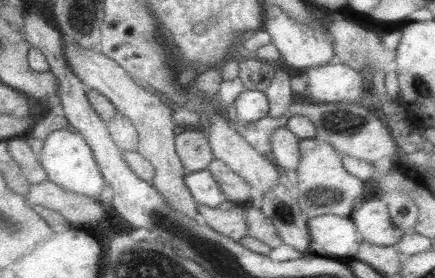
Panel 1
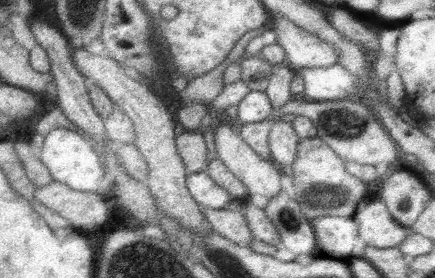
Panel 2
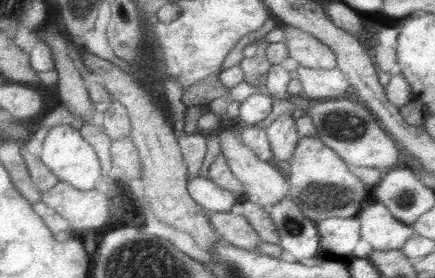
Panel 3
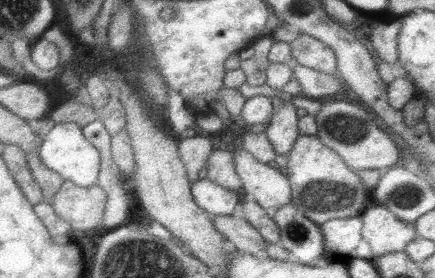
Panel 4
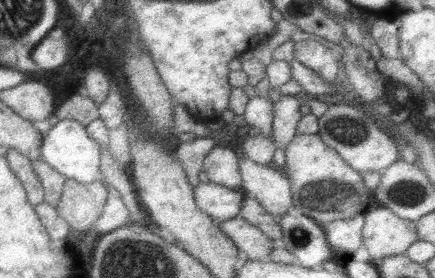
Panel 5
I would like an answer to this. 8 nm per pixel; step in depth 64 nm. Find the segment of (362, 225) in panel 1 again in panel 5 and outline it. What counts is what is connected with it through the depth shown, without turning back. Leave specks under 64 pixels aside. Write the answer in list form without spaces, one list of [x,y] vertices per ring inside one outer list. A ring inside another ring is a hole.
[[[373,208],[365,214],[361,232],[371,258],[389,258],[405,254],[419,240],[415,222],[403,220],[389,208]]]

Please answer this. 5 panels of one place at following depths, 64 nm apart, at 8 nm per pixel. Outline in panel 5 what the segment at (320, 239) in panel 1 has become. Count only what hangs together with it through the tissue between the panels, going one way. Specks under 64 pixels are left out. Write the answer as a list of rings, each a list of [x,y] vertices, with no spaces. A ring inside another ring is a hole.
[[[357,214],[353,218],[333,218],[321,224],[333,254],[353,252],[361,242],[361,226],[363,226],[363,214]]]

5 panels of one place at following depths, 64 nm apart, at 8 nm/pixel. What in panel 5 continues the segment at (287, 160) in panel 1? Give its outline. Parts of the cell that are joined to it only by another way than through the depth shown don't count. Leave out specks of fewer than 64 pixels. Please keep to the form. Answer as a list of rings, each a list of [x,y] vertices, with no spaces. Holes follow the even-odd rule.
[[[281,94],[279,102],[273,104],[273,130],[271,140],[277,148],[287,148],[287,144],[297,136],[297,124],[303,118],[299,114],[301,96],[285,96]]]

